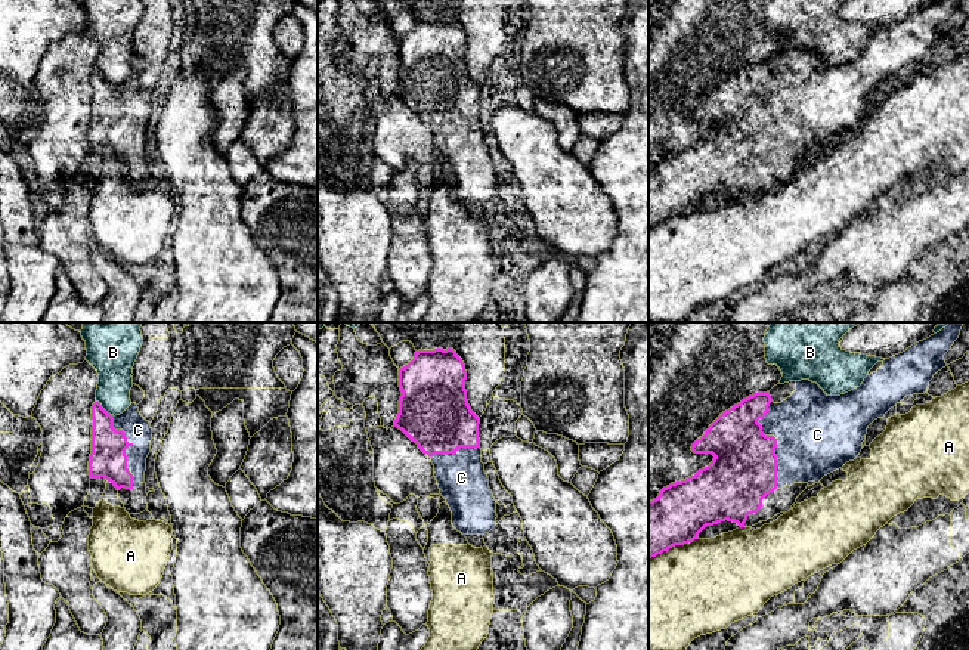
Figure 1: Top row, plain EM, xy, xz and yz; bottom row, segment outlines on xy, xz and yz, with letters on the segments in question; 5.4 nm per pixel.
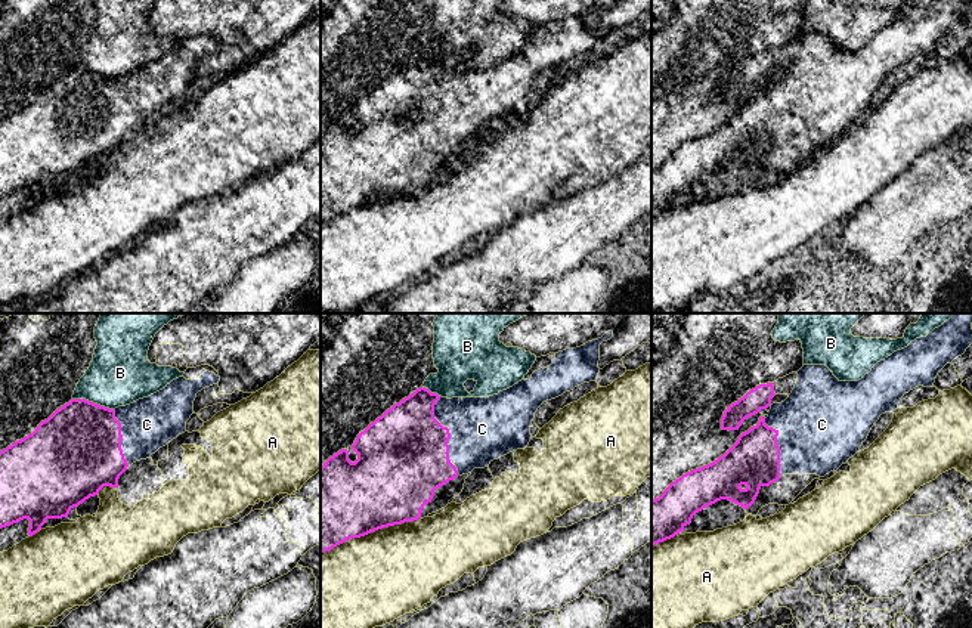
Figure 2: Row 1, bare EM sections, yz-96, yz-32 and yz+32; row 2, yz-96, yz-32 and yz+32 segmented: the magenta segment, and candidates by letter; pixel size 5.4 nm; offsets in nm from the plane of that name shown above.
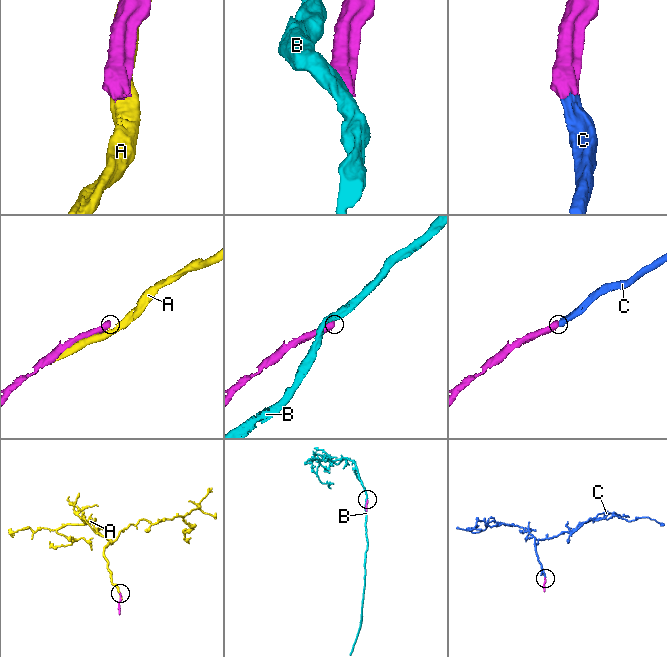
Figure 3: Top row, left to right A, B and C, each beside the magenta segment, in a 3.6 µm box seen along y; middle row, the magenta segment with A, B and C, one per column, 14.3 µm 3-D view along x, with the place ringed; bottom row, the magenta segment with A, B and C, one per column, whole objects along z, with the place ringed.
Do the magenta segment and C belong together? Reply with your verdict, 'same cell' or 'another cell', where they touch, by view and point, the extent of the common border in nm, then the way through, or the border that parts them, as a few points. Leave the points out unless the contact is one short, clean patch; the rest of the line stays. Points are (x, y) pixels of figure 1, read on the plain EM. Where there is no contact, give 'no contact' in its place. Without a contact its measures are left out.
same cell | yz (776, 110) | 480 nm

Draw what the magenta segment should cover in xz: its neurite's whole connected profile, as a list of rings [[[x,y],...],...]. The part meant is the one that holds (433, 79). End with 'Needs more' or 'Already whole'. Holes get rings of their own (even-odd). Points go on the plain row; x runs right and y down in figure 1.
[[[453,18],[418,19],[414,28],[399,38],[399,83],[394,96],[402,99],[418,117],[431,127],[440,164],[452,180],[452,194],[462,204],[484,204],[496,195],[496,170],[489,157],[489,146],[482,131],[479,108],[480,87],[471,80],[465,59],[467,40]]]. Needs more

